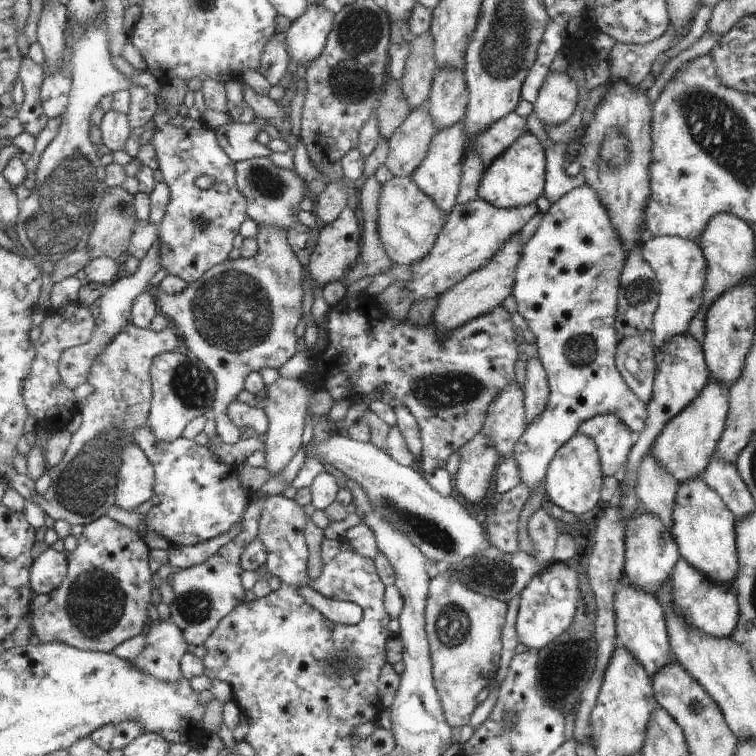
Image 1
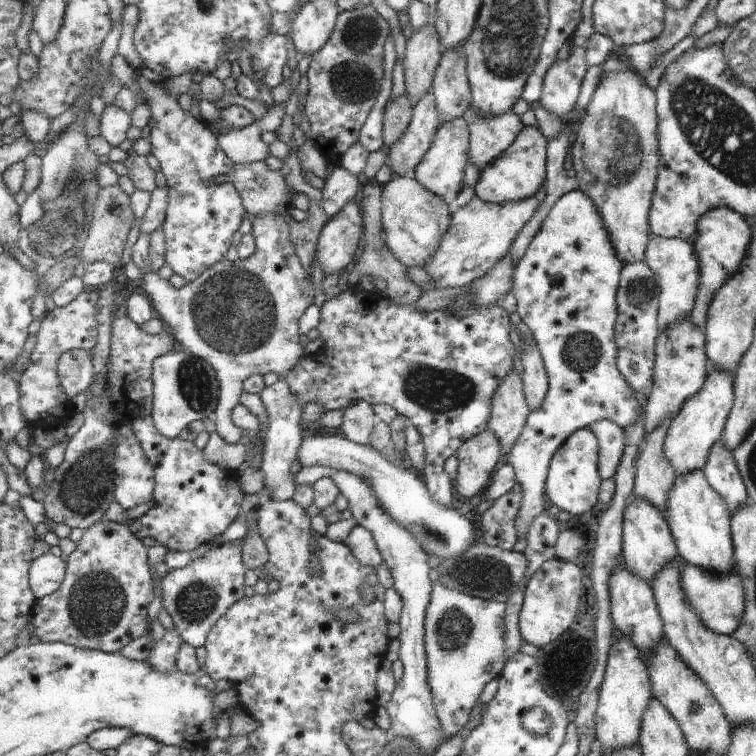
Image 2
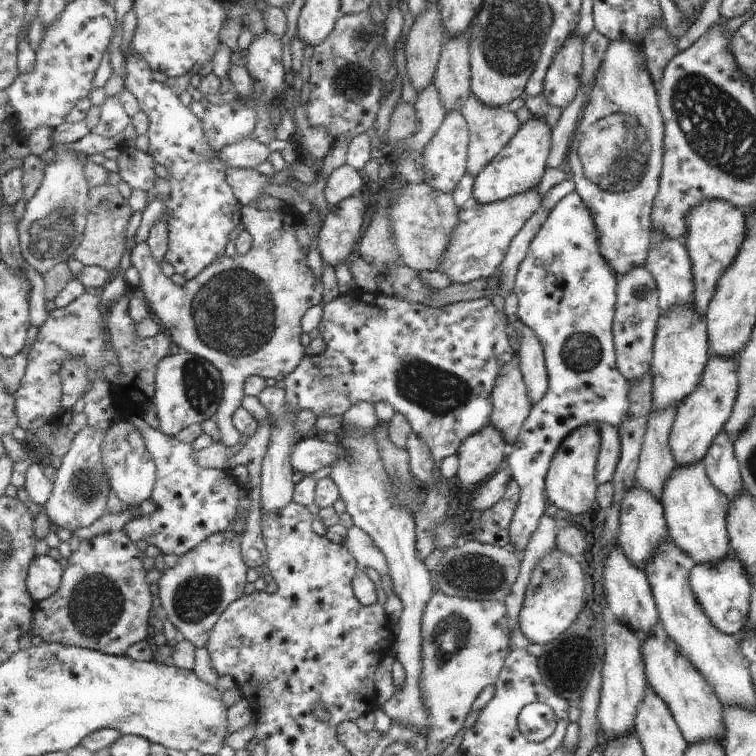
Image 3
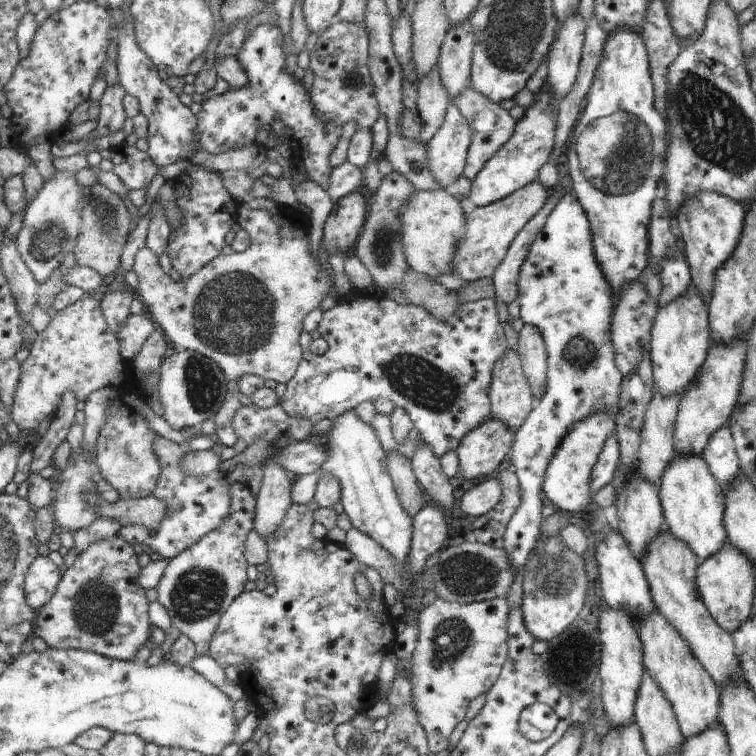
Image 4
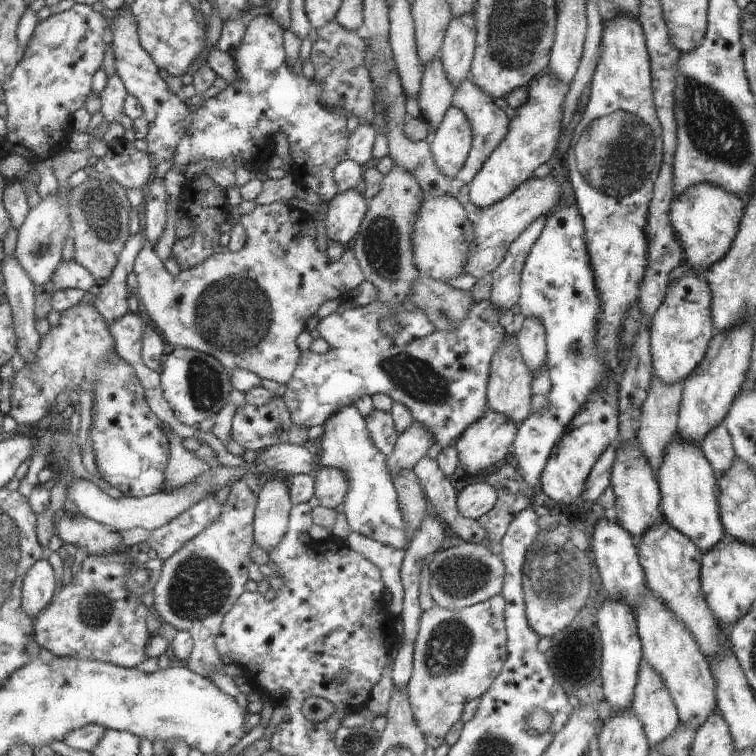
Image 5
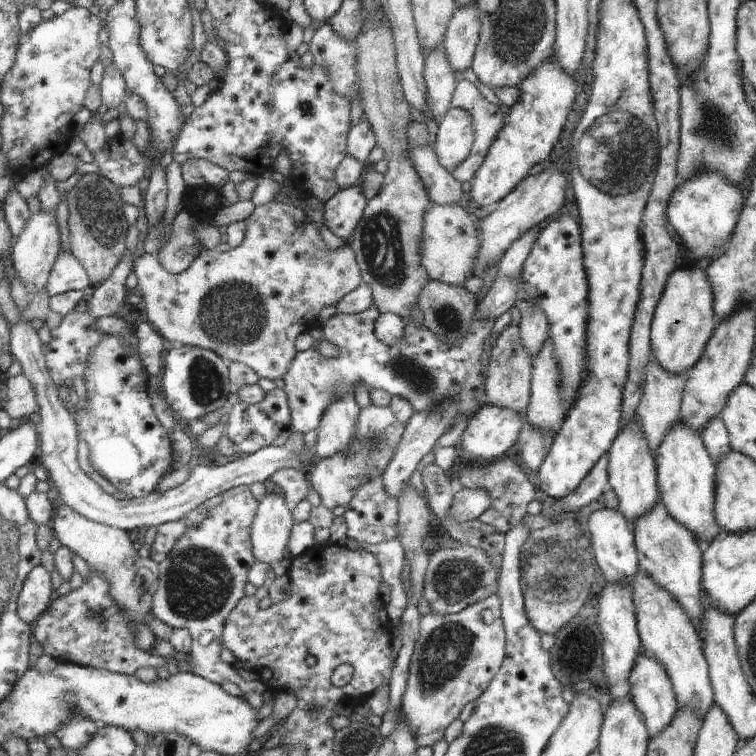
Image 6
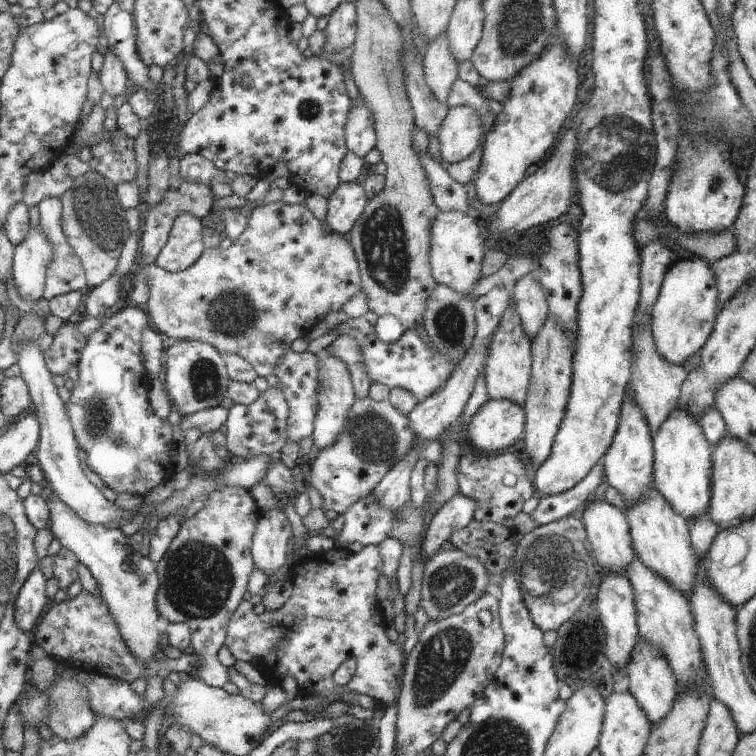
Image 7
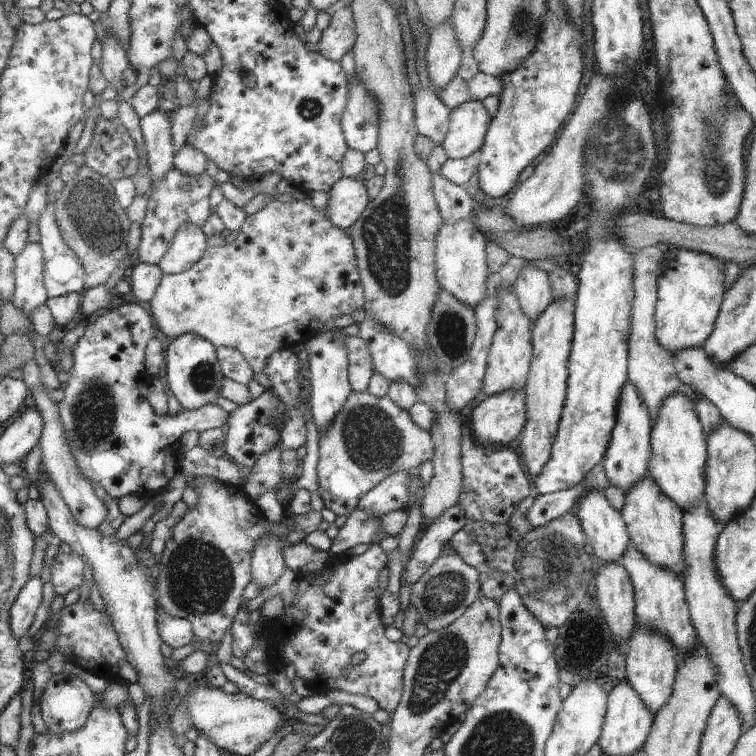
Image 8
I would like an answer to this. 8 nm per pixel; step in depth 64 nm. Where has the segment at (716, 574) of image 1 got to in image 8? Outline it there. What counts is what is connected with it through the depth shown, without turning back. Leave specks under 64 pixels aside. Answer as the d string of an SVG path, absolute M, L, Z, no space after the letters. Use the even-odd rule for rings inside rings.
M675 392L673 396L663 400L661 408L657 410L657 418L650 422L651 454L647 464L648 477L657 484L659 492L665 494L669 500L673 500L675 506L682 511L699 504L705 486L706 434L693 408L692 401L685 398L683 394Z

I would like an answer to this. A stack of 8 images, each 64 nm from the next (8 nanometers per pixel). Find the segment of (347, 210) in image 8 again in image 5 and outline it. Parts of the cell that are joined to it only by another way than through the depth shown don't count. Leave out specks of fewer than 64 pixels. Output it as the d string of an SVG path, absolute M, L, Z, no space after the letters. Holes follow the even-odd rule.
M361 188L341 192L328 202L325 225L330 240L348 248L359 234L368 210L368 198Z

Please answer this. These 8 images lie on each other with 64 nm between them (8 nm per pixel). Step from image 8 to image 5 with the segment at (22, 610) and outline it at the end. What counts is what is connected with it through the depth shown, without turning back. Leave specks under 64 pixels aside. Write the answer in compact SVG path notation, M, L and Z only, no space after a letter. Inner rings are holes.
M39 560L24 578L24 592L21 598L23 610L35 619L53 602L59 585L53 566L47 560Z

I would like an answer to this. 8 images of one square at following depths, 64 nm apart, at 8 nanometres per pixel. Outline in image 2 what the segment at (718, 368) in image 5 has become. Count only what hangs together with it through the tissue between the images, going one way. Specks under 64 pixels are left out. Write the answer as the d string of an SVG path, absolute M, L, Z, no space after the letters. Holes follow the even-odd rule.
M708 365L701 388L684 400L679 412L671 419L663 439L663 456L676 476L701 470L709 448L720 440L722 430L733 404L733 373Z

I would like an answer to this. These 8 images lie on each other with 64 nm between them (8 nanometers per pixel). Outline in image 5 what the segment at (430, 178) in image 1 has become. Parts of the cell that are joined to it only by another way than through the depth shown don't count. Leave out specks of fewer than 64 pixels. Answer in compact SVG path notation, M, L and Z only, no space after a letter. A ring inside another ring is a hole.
M452 106L438 126L431 142L433 156L447 178L458 178L472 150L472 124L460 108Z

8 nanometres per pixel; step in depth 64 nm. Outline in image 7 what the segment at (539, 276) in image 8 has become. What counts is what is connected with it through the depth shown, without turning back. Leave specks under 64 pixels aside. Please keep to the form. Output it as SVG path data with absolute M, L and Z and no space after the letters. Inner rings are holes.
M530 273L522 275L515 283L513 296L513 303L521 316L525 336L532 340L539 334L549 313L539 280L535 280Z

